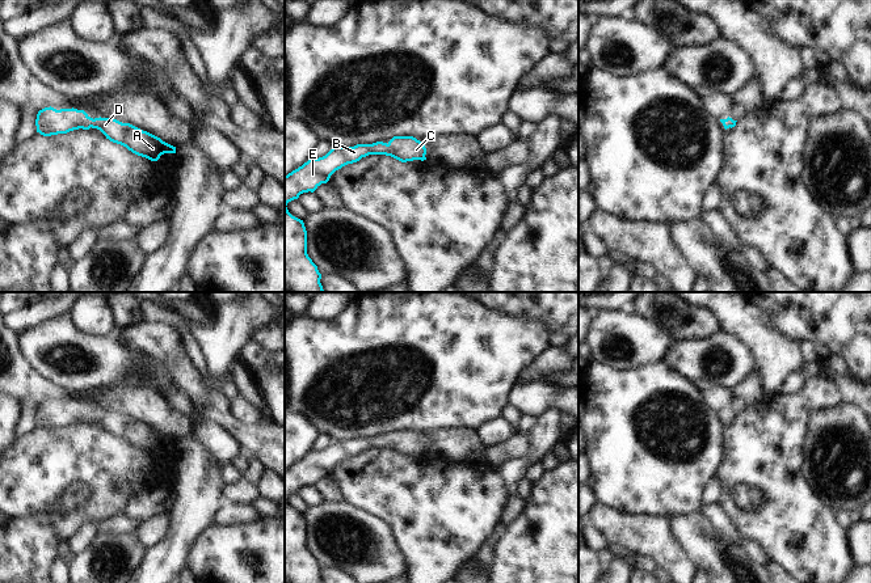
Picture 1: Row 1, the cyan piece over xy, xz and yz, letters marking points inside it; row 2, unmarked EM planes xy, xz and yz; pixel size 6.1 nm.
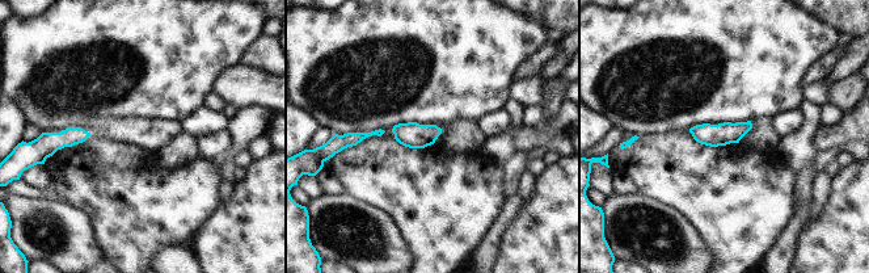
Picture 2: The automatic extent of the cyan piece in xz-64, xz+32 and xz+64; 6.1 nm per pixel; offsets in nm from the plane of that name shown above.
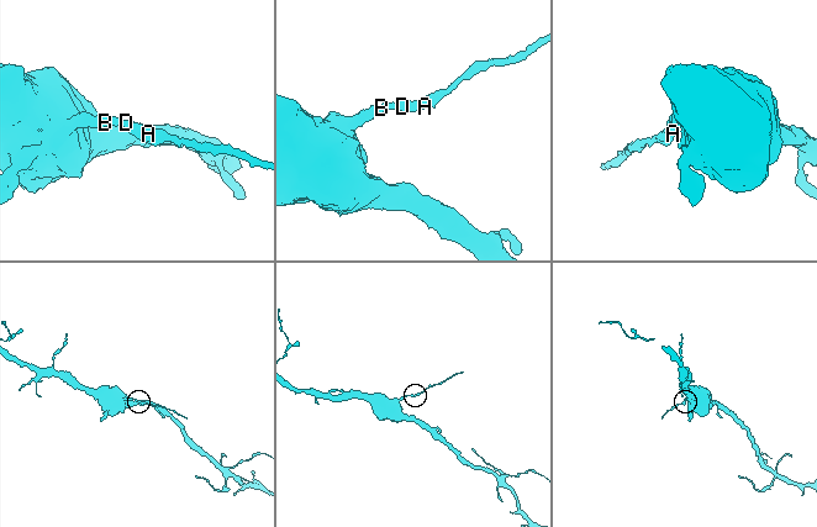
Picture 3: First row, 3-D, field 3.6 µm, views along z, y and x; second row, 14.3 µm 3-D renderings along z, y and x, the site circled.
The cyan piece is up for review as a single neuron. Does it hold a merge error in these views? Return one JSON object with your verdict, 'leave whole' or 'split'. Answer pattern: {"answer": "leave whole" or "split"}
{"answer": "leave whole"}

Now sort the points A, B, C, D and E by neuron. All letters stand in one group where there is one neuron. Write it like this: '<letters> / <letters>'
A B C D E

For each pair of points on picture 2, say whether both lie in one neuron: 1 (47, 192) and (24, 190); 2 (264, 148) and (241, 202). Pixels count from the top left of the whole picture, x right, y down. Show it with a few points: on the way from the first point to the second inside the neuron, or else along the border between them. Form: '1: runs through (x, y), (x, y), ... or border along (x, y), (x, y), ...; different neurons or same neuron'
1: runs through (42, 193), (29, 192); same neuron
2: border along (271, 151), (252, 162); different neurons

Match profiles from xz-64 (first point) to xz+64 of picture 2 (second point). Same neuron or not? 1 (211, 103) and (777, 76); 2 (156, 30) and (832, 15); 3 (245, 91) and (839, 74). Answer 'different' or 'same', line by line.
1: different
2: different
3: different

